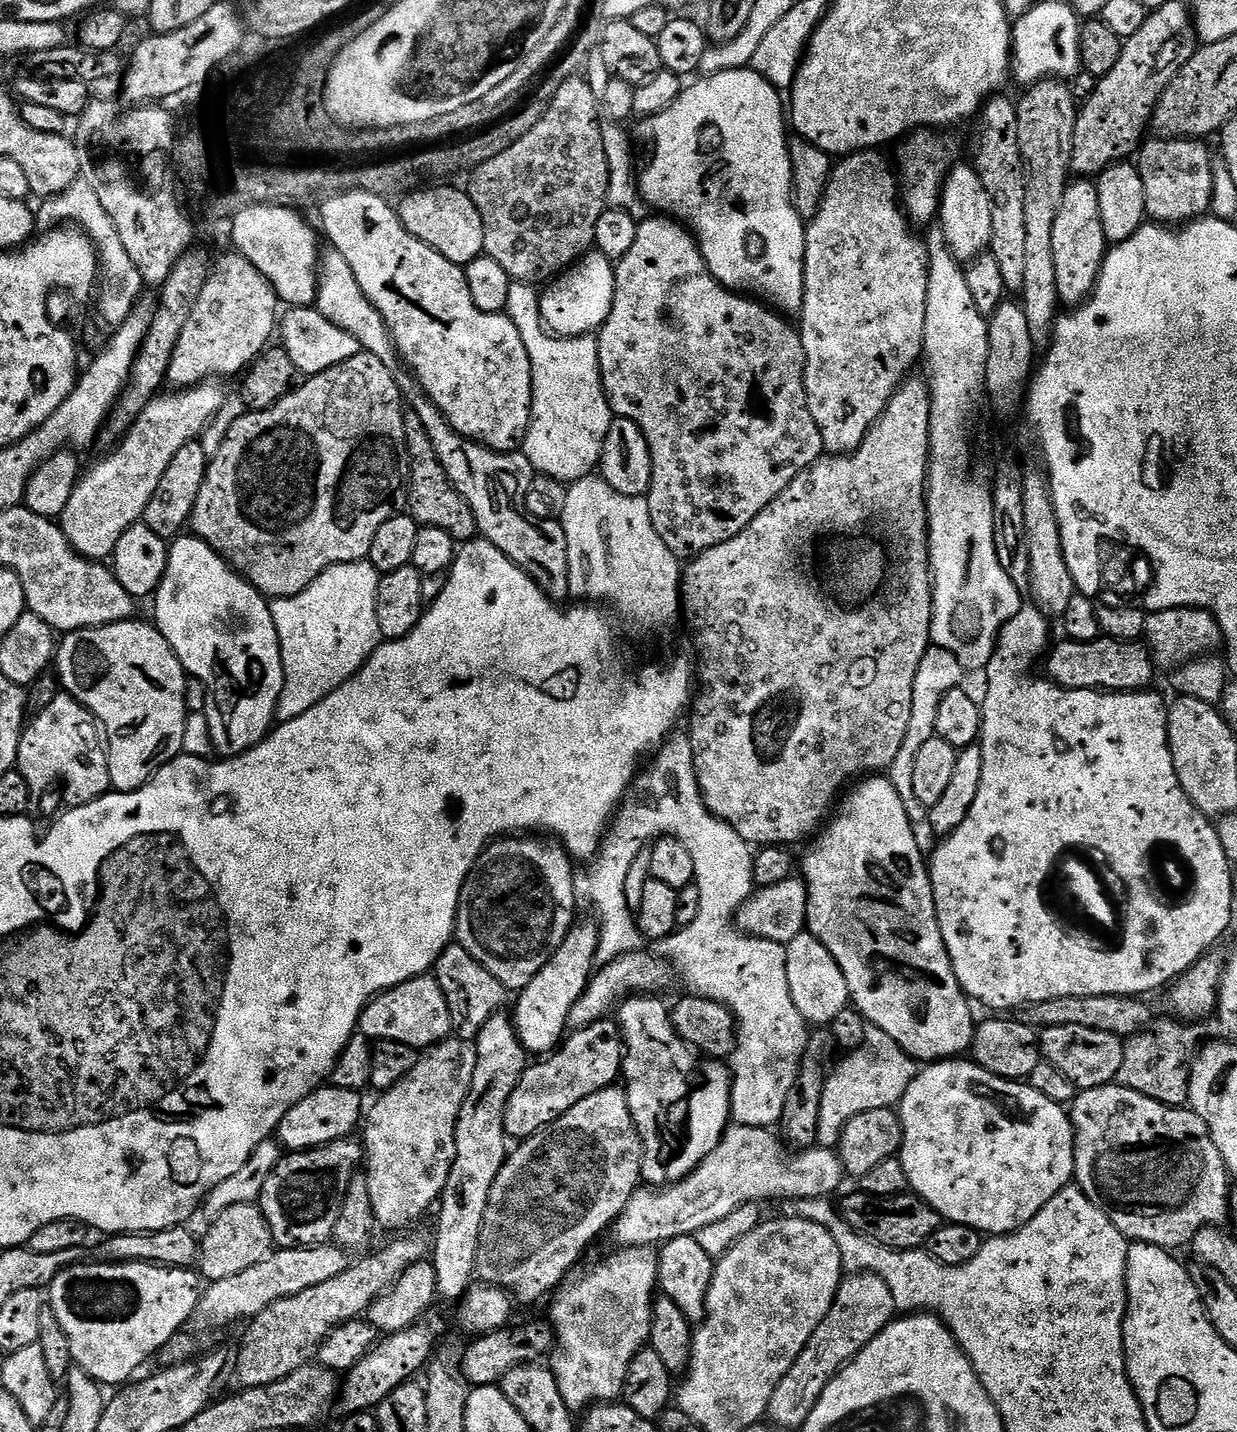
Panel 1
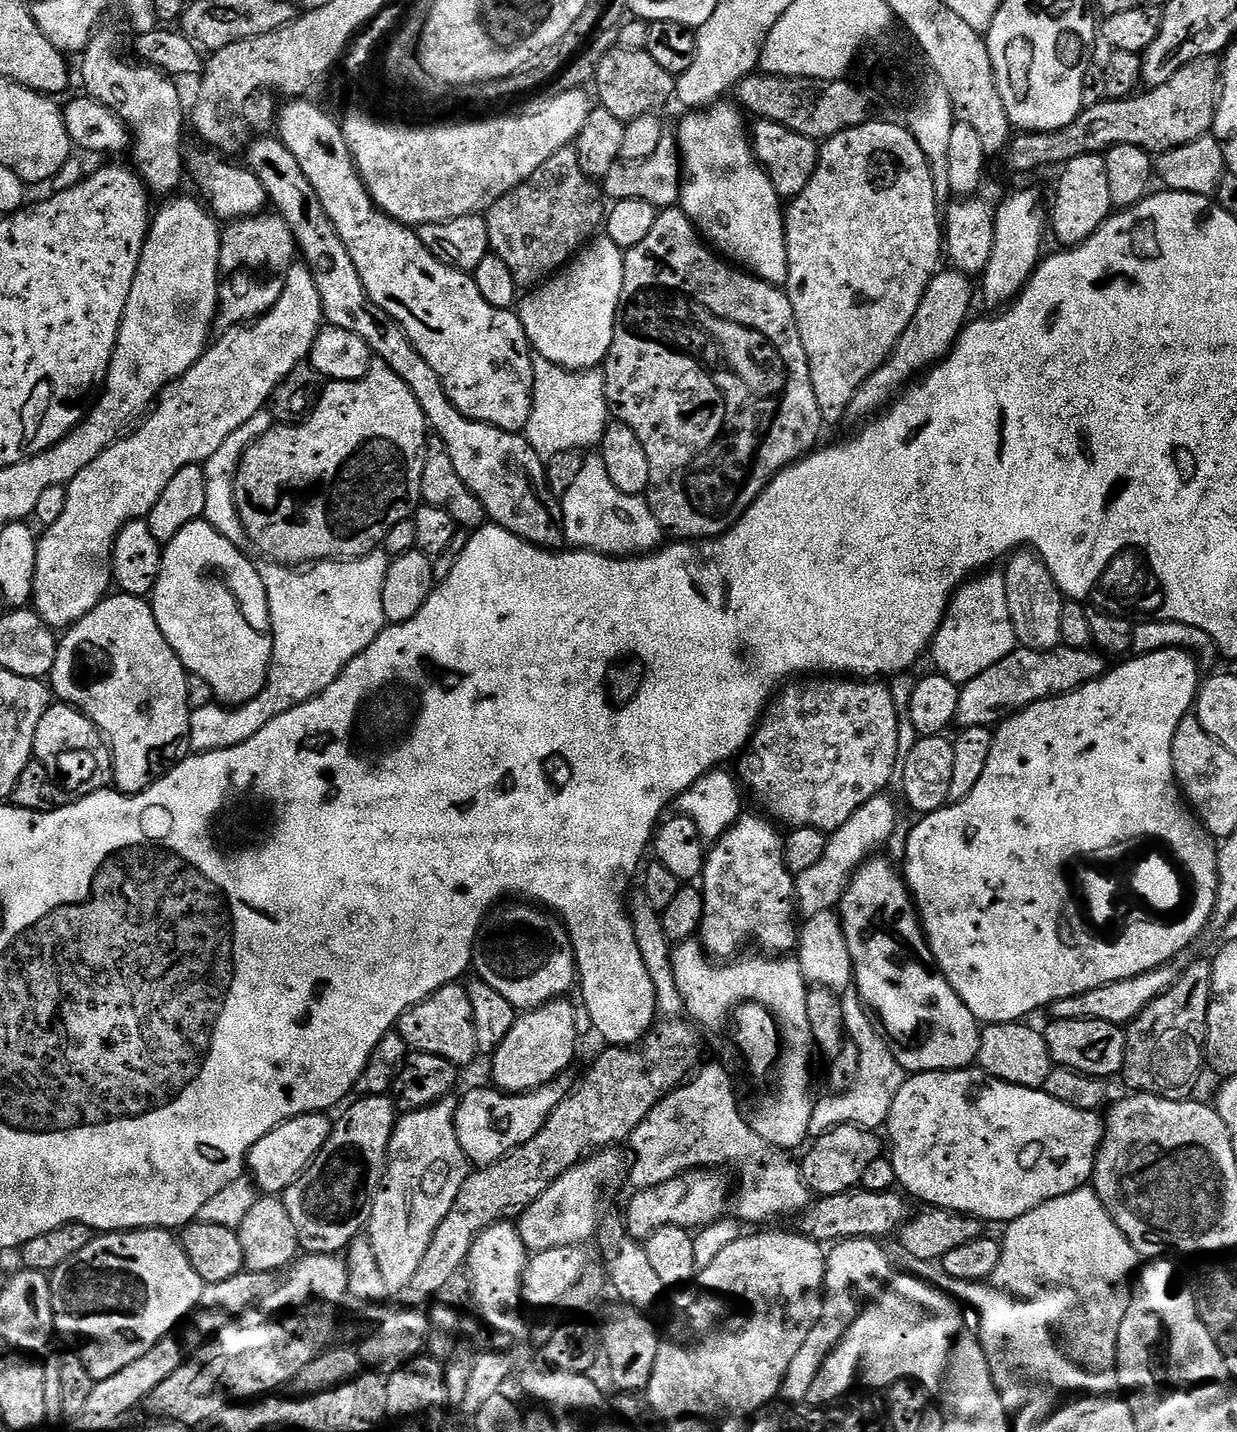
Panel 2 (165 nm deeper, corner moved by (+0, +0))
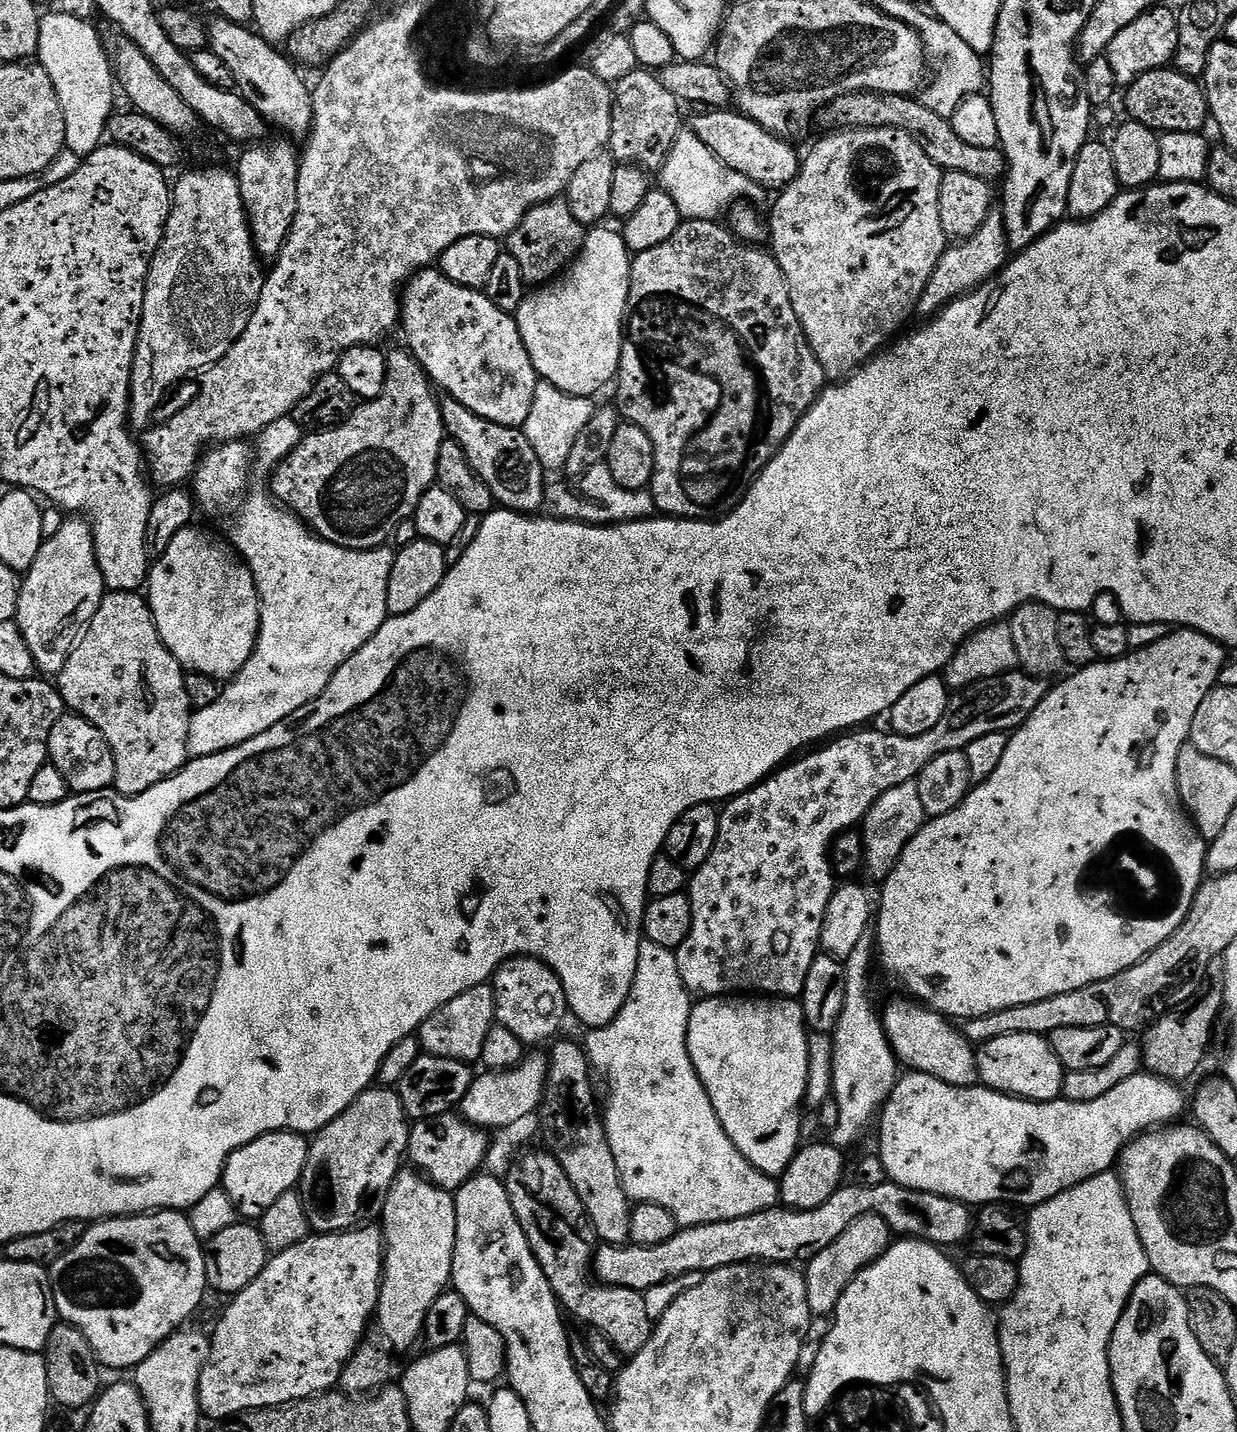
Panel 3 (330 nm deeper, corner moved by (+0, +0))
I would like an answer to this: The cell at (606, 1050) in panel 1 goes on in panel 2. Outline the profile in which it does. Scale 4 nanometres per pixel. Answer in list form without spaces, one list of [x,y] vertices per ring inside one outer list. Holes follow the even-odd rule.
[[[568,1074],[559,1076],[532,1092],[509,1094],[487,1086],[488,1088],[472,1088],[464,1097],[459,1097],[456,1106],[456,1133],[465,1161],[473,1169],[485,1168],[516,1148],[526,1146],[526,1142],[530,1142],[530,1138],[534,1138],[538,1130],[546,1126],[550,1114],[572,1091],[574,1080],[570,1077]]]

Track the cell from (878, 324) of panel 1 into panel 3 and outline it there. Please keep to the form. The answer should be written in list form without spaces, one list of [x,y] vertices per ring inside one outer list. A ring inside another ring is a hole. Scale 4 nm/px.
[[[854,128],[825,136],[828,137],[818,141],[809,150],[808,156],[806,152],[800,173],[796,175],[794,182],[786,185],[777,195],[780,197],[772,208],[772,220],[770,216],[770,240],[772,236],[770,251],[775,256],[778,266],[782,266],[782,274],[790,290],[790,302],[794,302],[794,314],[798,314],[798,322],[806,334],[808,345],[814,350],[825,377],[829,381],[839,382],[845,376],[851,376],[863,364],[867,364],[897,335],[895,332],[908,319],[913,319],[918,302],[922,298],[922,290],[926,290],[926,282],[930,282],[930,274],[934,274],[934,266],[938,266],[938,258],[942,258],[944,249],[949,247],[950,241],[942,230],[942,218],[938,218],[942,169],[934,162],[930,162],[930,158],[926,158],[926,150],[922,150],[922,146],[918,146],[918,142],[910,138],[910,134],[897,128]]]

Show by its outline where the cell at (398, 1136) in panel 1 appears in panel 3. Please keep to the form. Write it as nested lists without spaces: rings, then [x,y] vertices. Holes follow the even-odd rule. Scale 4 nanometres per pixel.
[[[402,1170],[384,1203],[384,1277],[375,1323],[393,1353],[408,1352],[421,1343],[426,1314],[452,1282],[456,1245],[456,1198],[432,1184],[419,1171]]]

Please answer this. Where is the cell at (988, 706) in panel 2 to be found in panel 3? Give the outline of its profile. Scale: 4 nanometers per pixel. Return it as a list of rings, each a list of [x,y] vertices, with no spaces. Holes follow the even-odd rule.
[[[1013,670],[1001,676],[971,684],[969,688],[959,689],[949,699],[946,714],[942,714],[942,722],[938,722],[938,726],[934,726],[934,730],[926,730],[926,734],[898,736],[889,734],[887,731],[884,733],[852,730],[847,734],[837,735],[827,746],[820,746],[809,751],[812,752],[809,756],[801,755],[799,758],[793,759],[773,772],[761,784],[751,788],[749,792],[744,792],[741,796],[735,796],[732,800],[727,801],[720,814],[718,842],[714,842],[714,850],[710,850],[710,858],[706,858],[706,862],[702,862],[702,866],[697,872],[691,873],[690,883],[686,889],[688,897],[692,899],[694,922],[690,926],[690,934],[686,938],[686,942],[682,942],[682,946],[675,949],[675,953],[678,958],[678,970],[682,974],[682,982],[688,988],[689,993],[696,998],[733,994],[767,994],[772,998],[799,997],[800,992],[806,986],[806,974],[810,974],[810,962],[814,962],[814,958],[821,951],[820,935],[822,934],[822,922],[826,918],[826,906],[830,906],[832,893],[838,887],[830,855],[830,849],[832,843],[836,841],[836,837],[842,832],[855,829],[863,821],[870,806],[874,806],[874,802],[878,802],[878,798],[882,798],[882,794],[886,794],[886,790],[894,790],[894,786],[902,786],[908,780],[915,780],[926,765],[934,762],[934,758],[938,758],[938,754],[967,749],[968,744],[974,742],[974,738],[982,738],[982,734],[1011,733],[1019,728],[1027,720],[1028,715],[1036,709],[1038,702],[1042,702],[1048,689],[1049,685],[1043,679],[1030,676],[1023,670]]]

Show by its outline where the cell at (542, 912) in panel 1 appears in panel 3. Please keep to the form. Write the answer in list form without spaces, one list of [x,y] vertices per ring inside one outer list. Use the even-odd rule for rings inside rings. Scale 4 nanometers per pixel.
[[[516,956],[500,965],[490,983],[496,991],[496,1023],[506,1026],[506,1030],[511,1030],[526,1046],[540,1044],[543,1040],[551,1041],[557,1035],[555,1032],[563,1026],[564,1019],[569,1019],[568,999],[562,990],[562,982],[558,974],[554,974],[554,970],[550,970],[550,966],[541,960],[535,960],[532,956]]]

